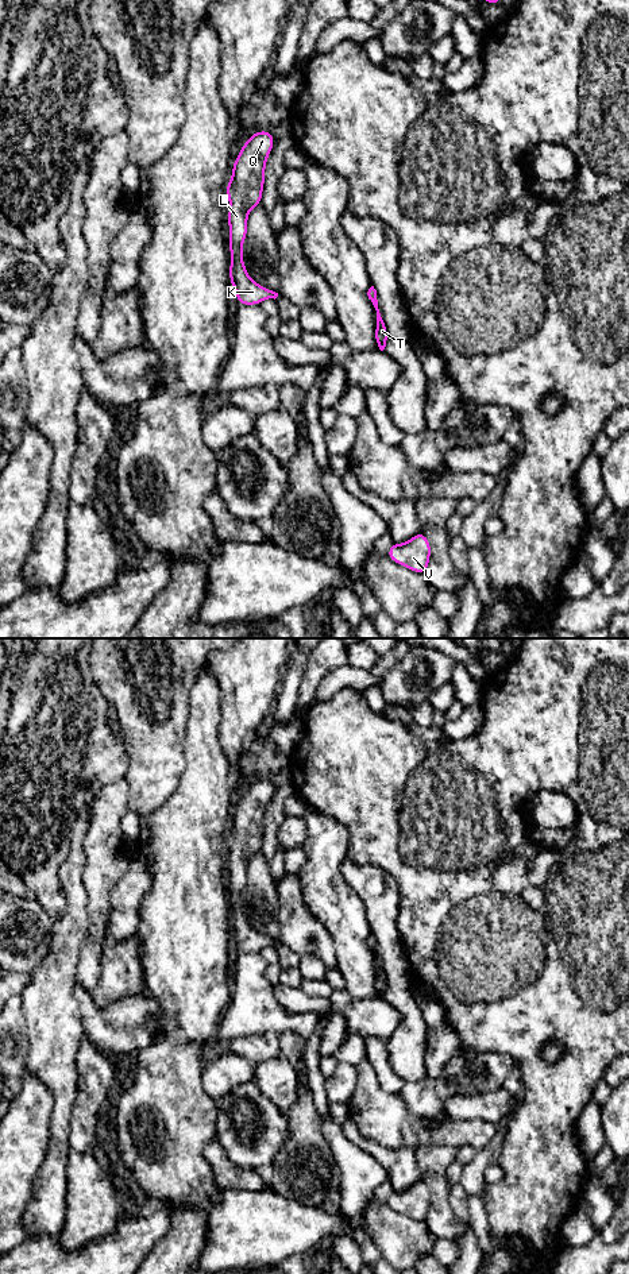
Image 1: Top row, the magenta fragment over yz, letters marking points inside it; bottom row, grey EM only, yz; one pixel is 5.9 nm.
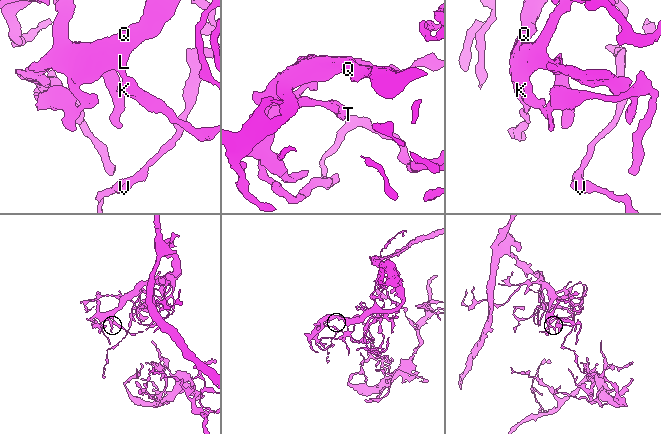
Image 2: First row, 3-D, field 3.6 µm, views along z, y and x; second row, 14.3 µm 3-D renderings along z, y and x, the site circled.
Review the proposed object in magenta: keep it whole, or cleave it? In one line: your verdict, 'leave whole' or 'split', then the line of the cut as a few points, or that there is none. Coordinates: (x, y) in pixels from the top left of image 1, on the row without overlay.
leave whole | no cut

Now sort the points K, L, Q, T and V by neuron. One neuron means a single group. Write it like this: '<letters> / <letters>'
K L Q T V

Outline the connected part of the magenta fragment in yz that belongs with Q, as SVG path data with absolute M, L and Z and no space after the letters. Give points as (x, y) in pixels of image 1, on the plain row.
M266 779L255 780L243 792L232 816L232 826L227 833L229 846L229 929L236 939L238 951L255 953L266 946L277 946L278 941L254 930L243 911L243 889L247 881L250 858L261 852L265 814L274 794L273 783Z

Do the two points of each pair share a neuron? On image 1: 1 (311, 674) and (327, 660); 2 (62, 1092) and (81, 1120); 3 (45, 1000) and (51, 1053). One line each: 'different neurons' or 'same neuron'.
1: same neuron
2: different neurons
3: same neuron

